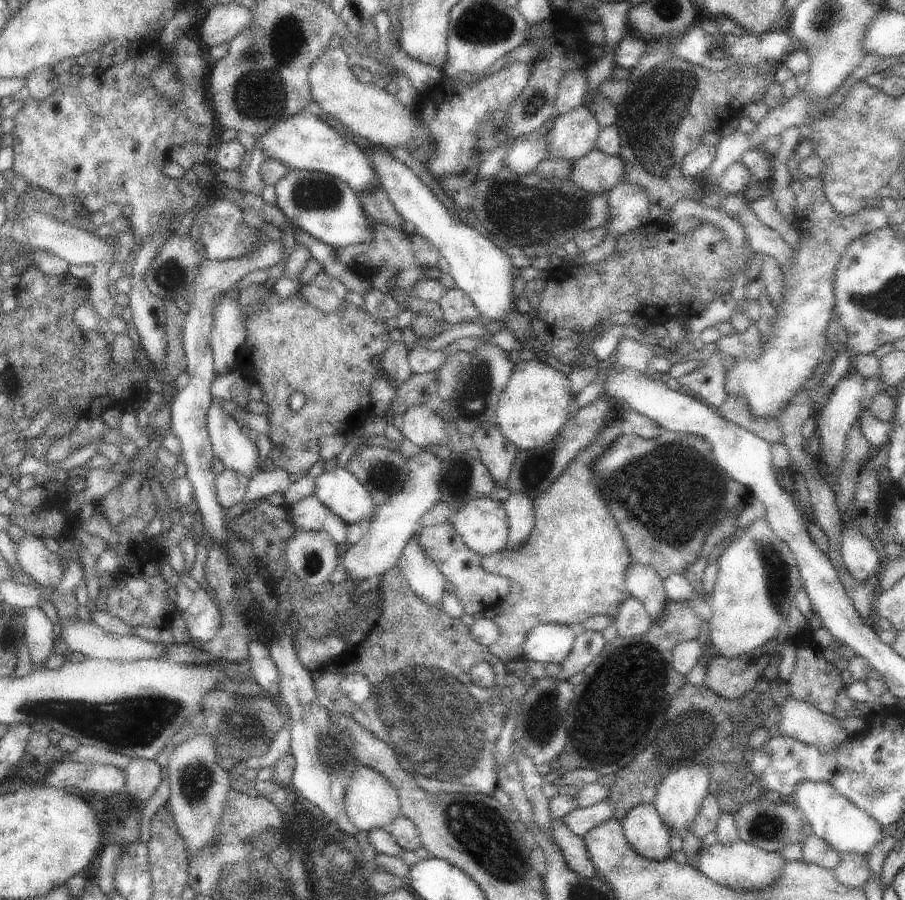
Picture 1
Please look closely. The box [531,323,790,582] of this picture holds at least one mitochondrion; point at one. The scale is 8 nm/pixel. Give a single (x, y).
(669, 489)

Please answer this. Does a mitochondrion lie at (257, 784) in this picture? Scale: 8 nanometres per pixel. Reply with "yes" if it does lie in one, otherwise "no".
no

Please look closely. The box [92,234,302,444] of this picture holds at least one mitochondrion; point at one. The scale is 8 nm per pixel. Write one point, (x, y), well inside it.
(172, 274)

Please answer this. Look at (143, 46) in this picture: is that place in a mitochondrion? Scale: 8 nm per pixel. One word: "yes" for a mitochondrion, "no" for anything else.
no

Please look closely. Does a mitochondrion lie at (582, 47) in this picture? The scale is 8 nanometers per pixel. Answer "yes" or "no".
no

